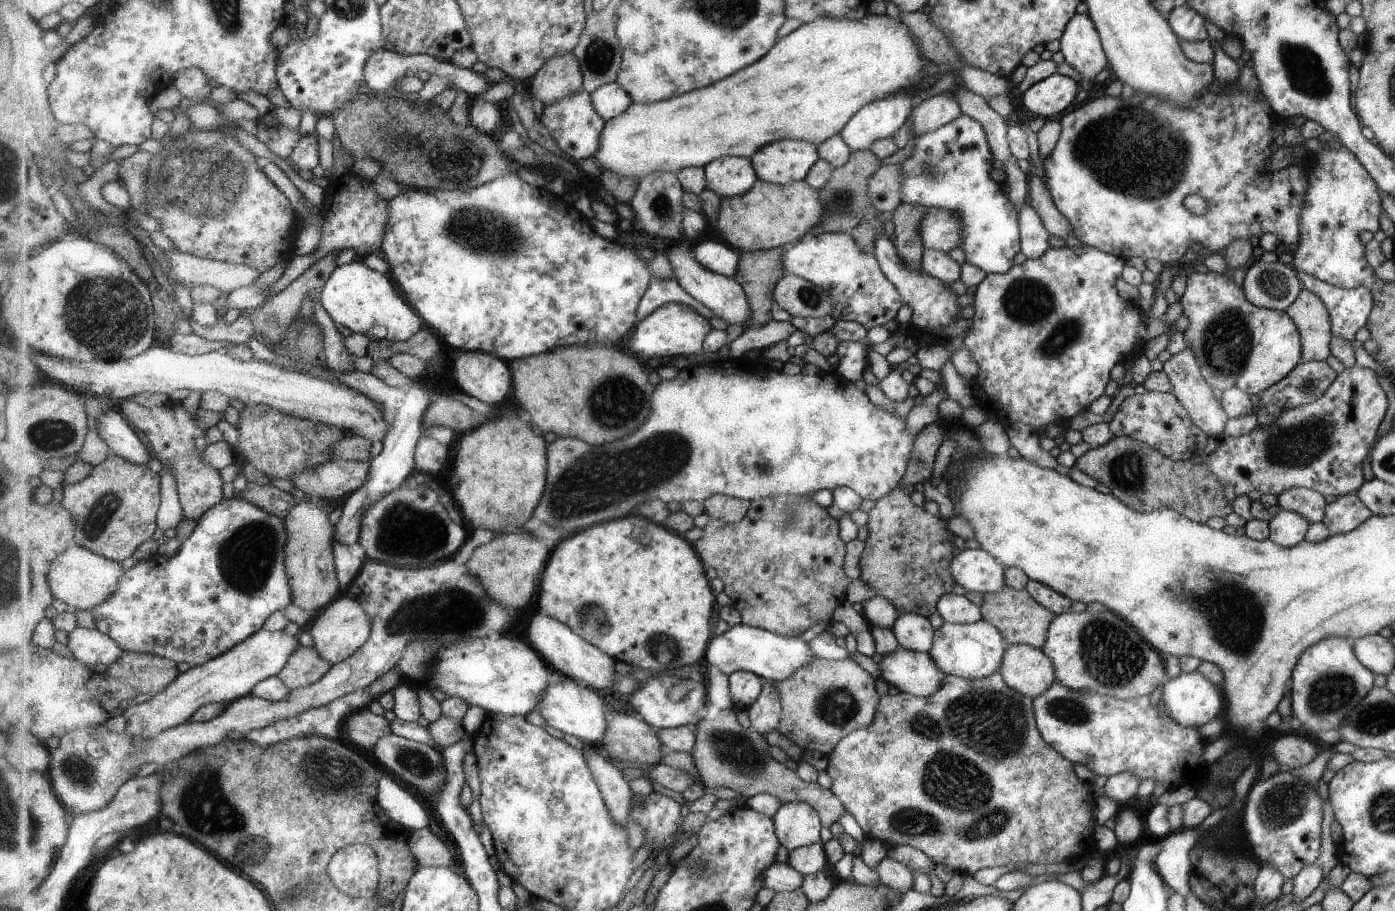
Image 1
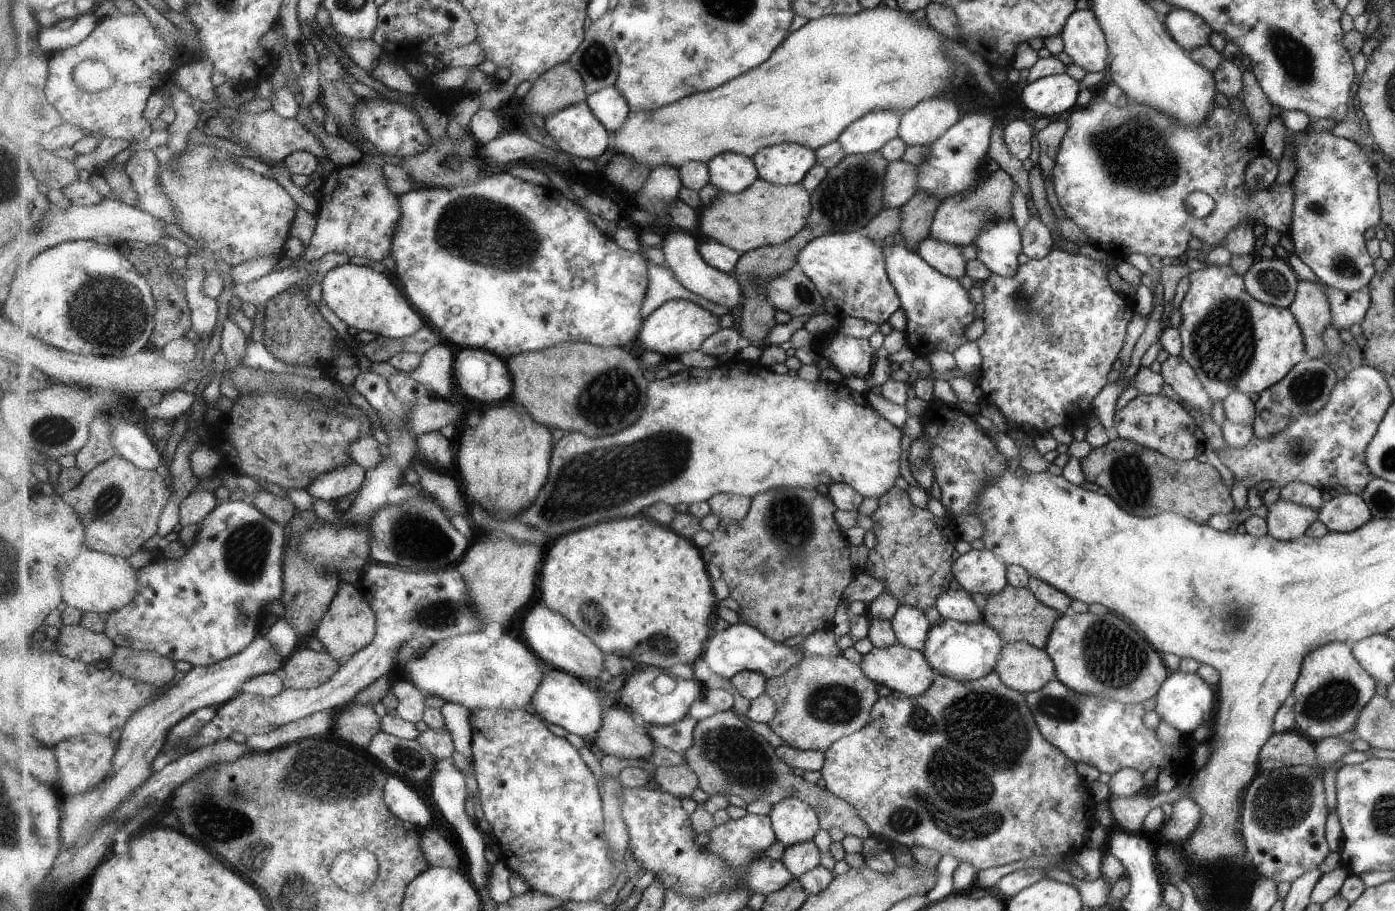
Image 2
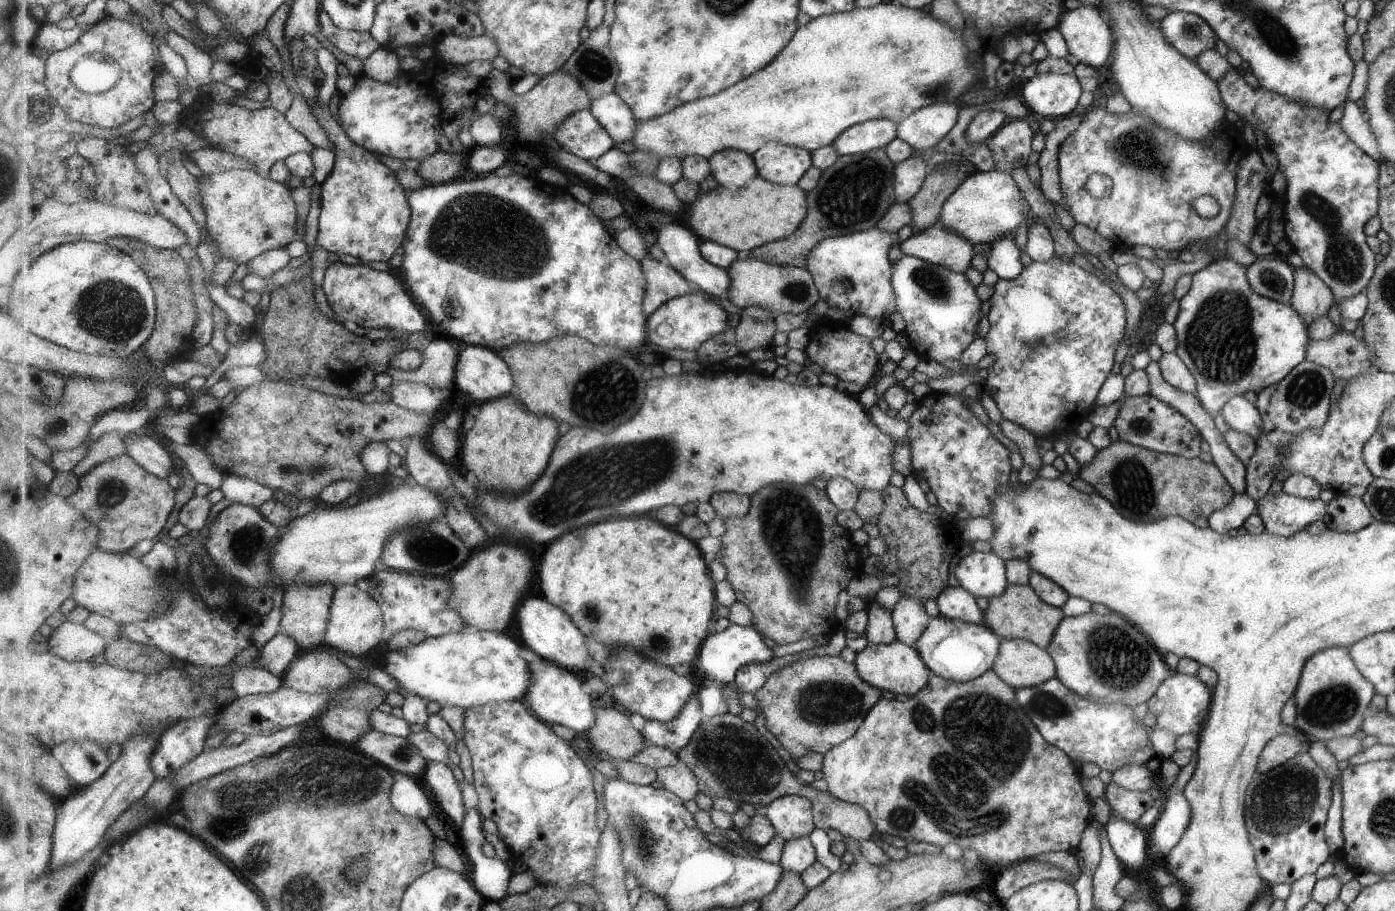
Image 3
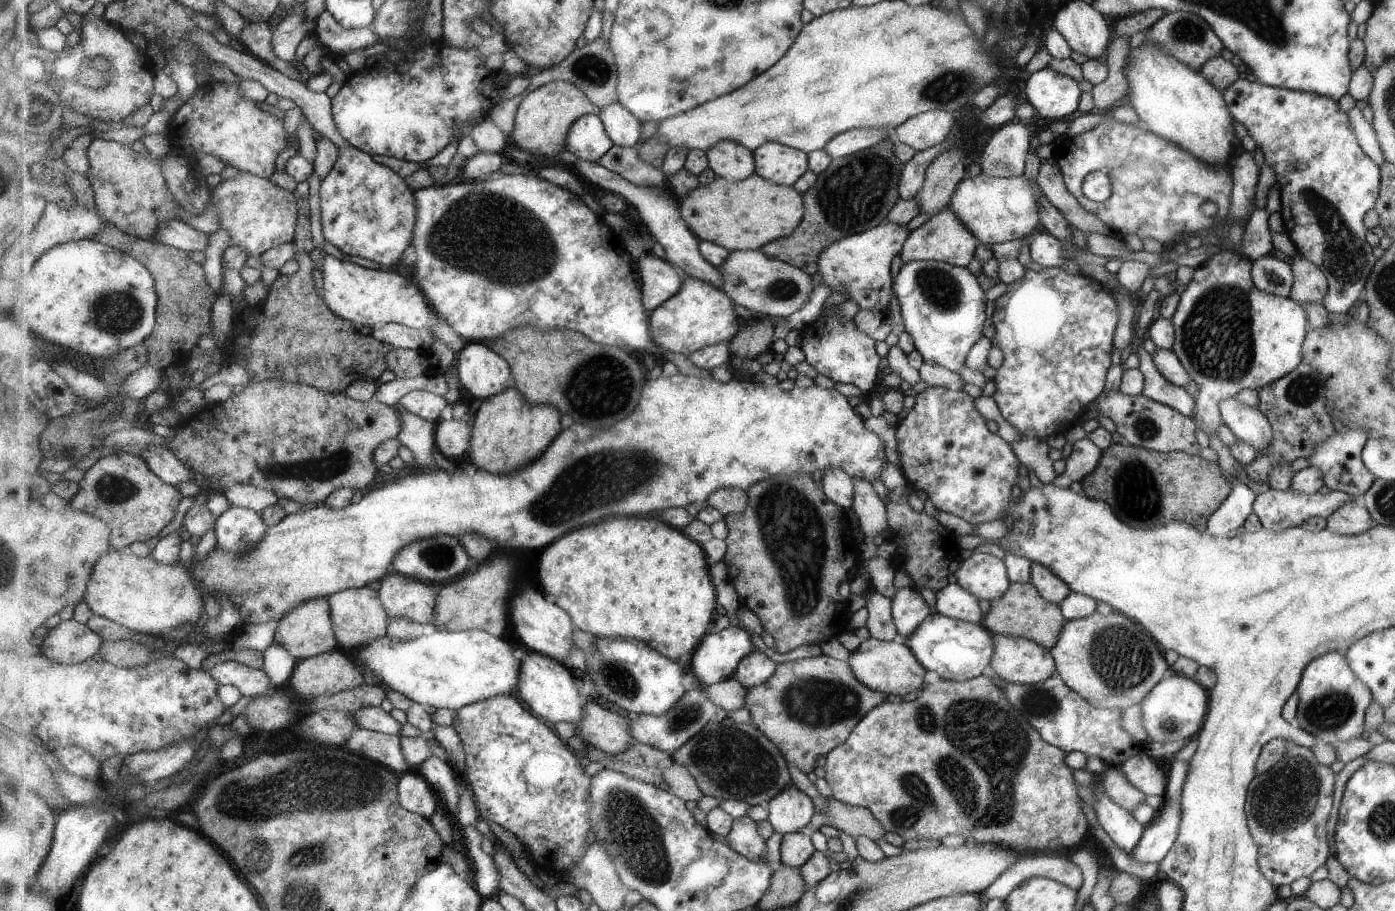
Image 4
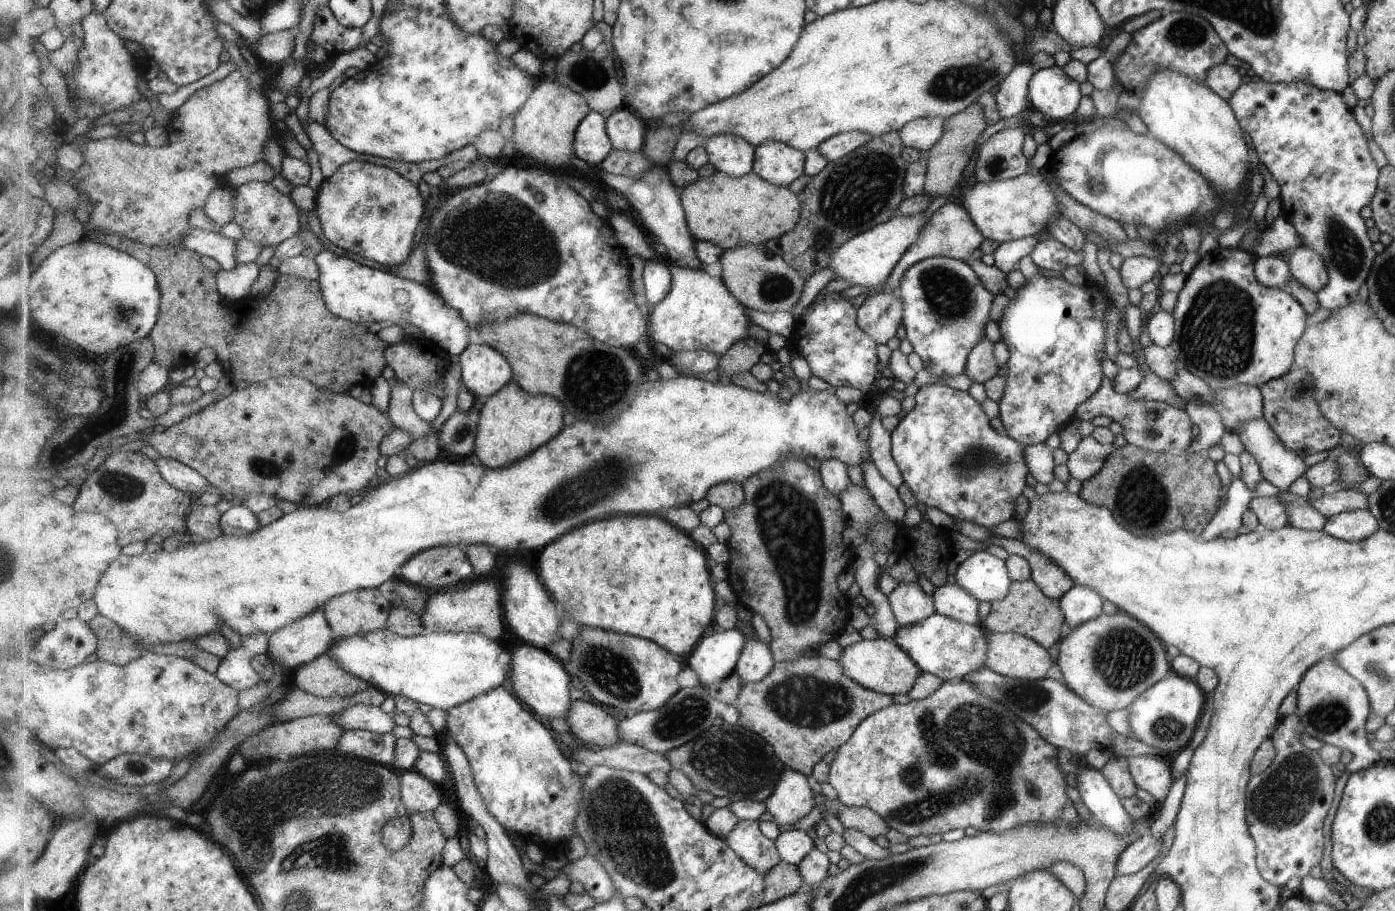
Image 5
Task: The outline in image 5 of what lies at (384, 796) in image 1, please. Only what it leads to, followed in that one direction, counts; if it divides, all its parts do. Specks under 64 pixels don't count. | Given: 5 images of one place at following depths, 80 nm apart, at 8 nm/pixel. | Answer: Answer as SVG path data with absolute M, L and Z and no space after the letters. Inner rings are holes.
M415 770L404 772L403 802L410 812L435 811L445 800L441 788Z

